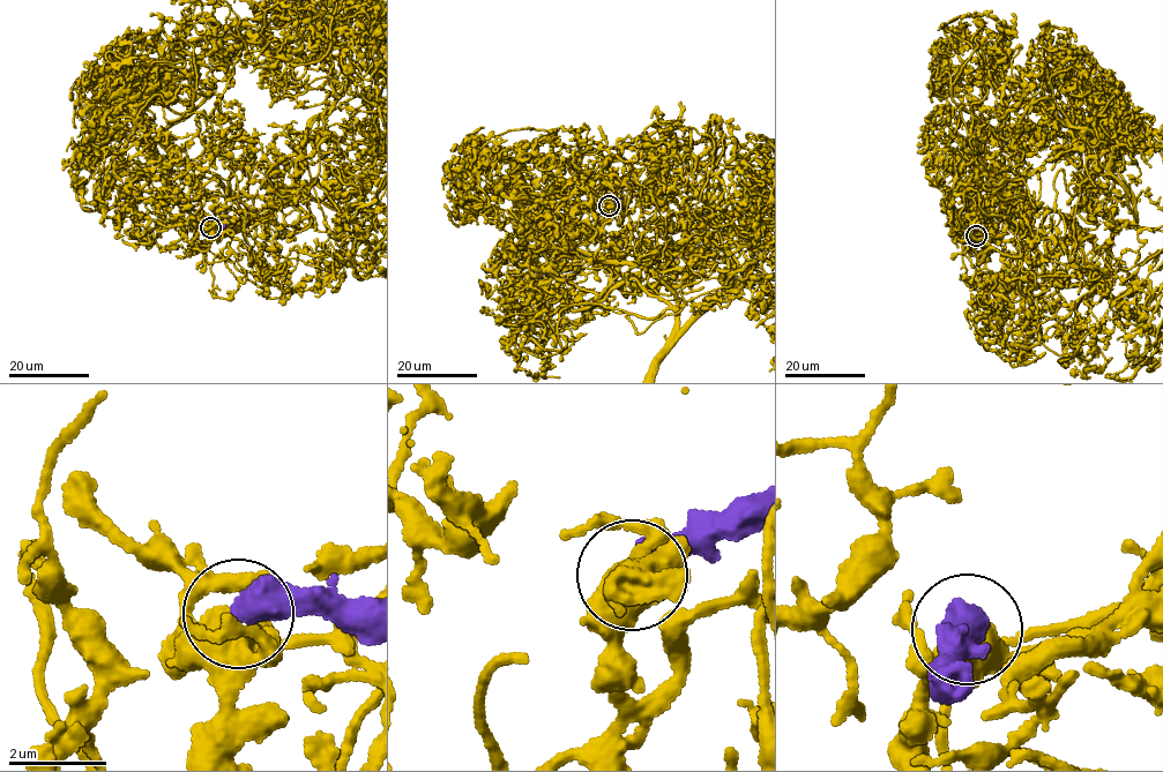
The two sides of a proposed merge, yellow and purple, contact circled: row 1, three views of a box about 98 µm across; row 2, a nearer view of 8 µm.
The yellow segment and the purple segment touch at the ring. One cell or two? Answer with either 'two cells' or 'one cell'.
one cell

